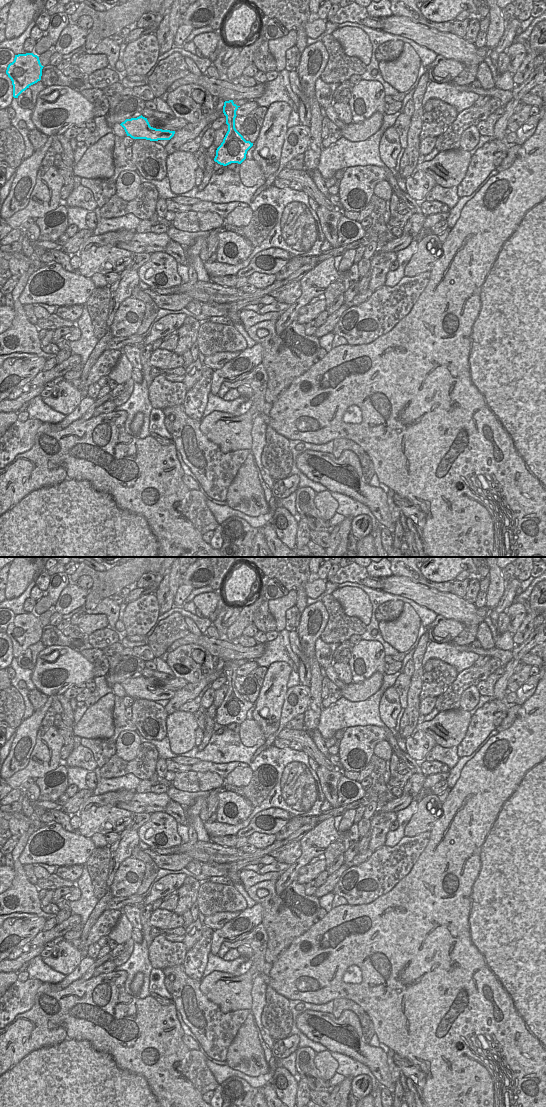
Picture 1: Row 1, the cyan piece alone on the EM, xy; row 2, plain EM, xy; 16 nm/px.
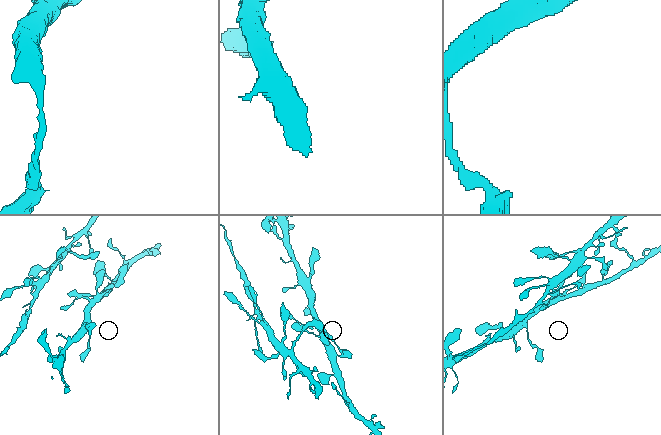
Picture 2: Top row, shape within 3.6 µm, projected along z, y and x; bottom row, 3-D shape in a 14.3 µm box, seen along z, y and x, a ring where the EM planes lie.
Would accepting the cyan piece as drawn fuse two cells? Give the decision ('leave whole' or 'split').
leave whole

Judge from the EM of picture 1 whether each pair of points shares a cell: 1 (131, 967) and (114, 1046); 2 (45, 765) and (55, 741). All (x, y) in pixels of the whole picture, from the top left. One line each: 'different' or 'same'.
1: different
2: same

